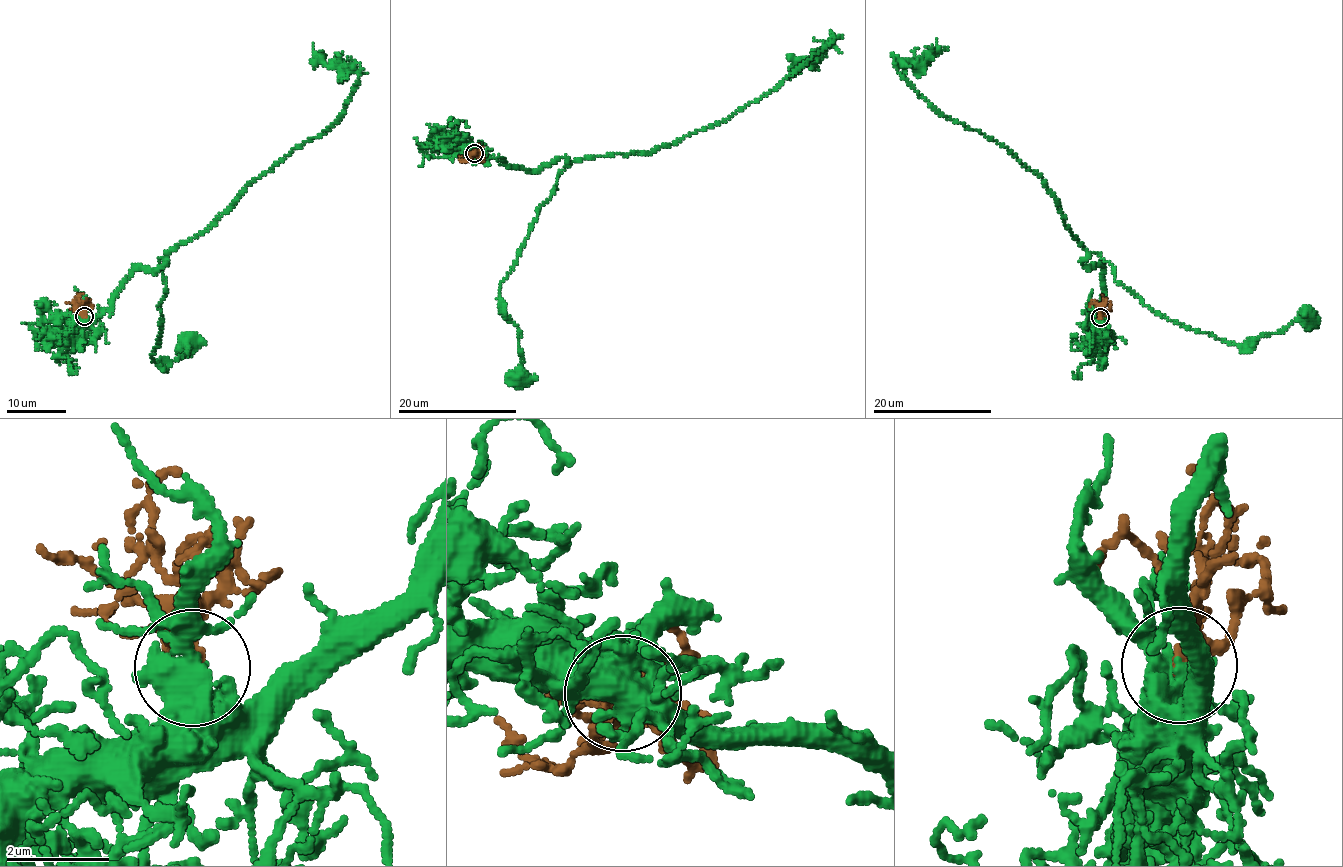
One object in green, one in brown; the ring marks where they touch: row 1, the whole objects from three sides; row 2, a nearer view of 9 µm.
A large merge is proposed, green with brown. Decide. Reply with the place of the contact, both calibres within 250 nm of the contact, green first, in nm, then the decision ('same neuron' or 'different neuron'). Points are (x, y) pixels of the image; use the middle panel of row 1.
place (474, 153); calibres 550 and 180 nm; same neuron

